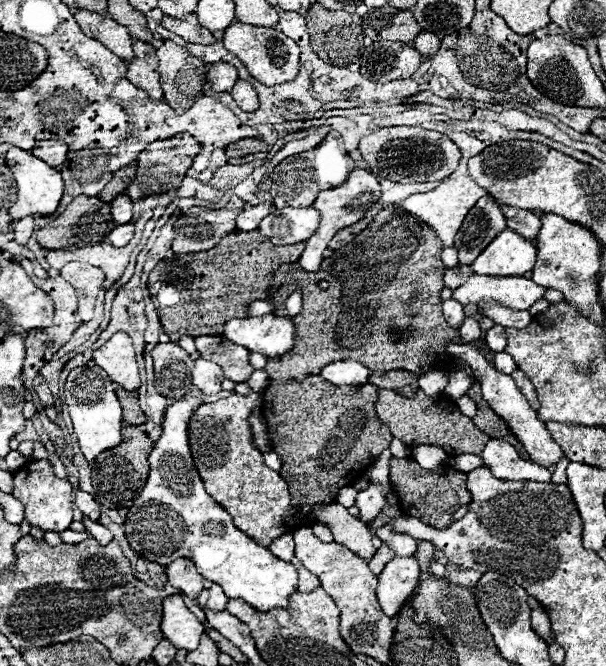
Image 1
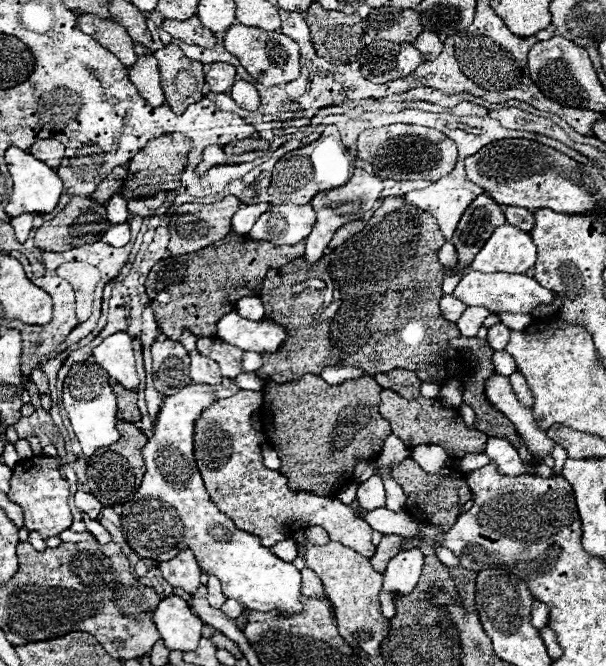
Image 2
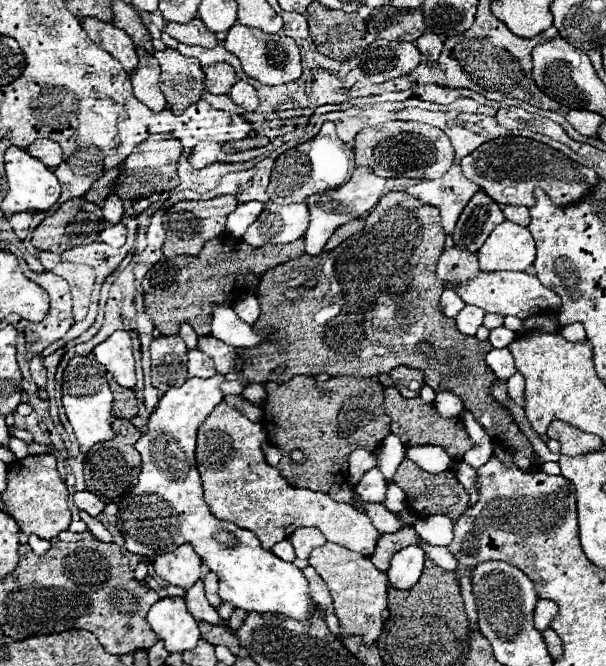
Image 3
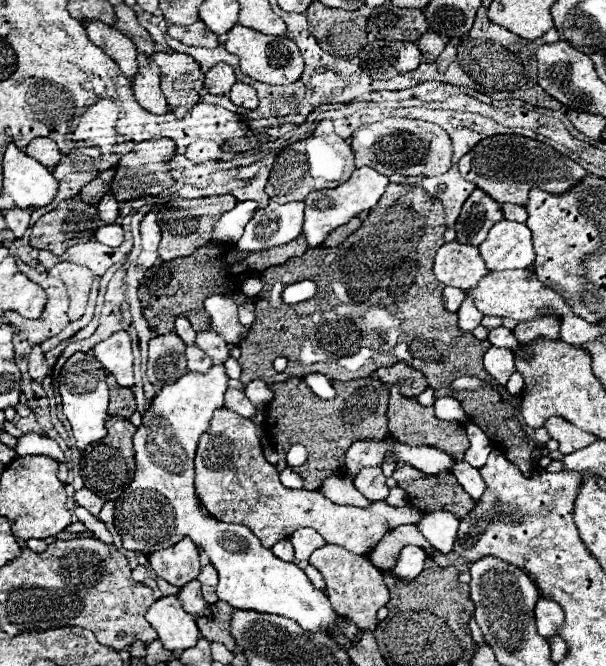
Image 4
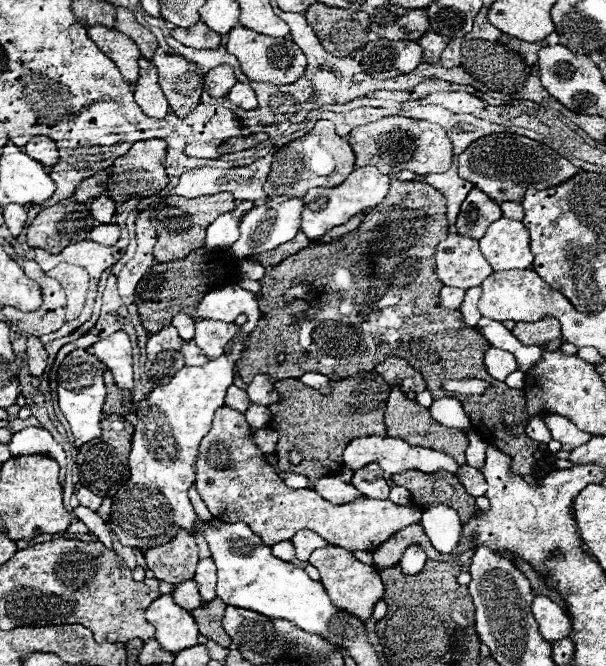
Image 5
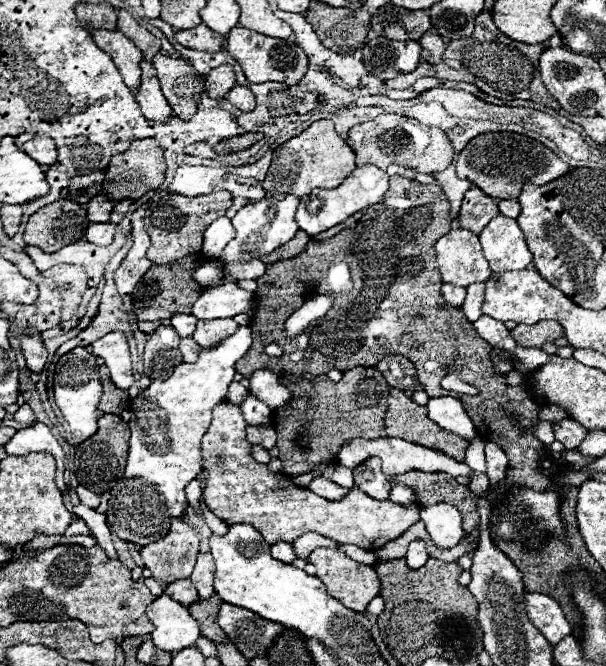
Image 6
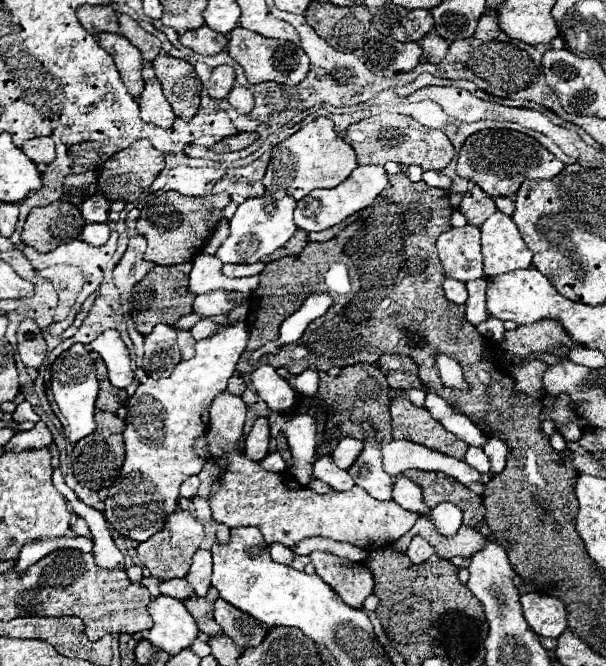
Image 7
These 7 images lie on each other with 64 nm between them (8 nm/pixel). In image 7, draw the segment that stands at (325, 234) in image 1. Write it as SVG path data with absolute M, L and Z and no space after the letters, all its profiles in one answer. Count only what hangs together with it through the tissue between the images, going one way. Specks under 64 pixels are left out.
M376 164L358 166L348 176L348 180L344 180L340 186L314 190L306 198L298 200L298 206L294 210L294 222L296 222L296 226L300 230L306 230L306 232L320 232L320 230L332 228L332 226L340 224L342 220L346 220L348 216L372 206L374 200L380 196L380 192L386 186L388 186L388 174L386 174L386 170L382 166L376 166Z

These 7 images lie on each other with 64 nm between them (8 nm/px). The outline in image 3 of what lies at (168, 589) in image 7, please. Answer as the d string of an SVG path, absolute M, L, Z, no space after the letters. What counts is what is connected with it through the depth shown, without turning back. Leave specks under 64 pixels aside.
M198 580L184 596L188 612L194 614L198 620L208 620L208 624L224 624L224 618L220 618L220 614L216 612L216 608L212 608L204 596L204 584L202 580Z

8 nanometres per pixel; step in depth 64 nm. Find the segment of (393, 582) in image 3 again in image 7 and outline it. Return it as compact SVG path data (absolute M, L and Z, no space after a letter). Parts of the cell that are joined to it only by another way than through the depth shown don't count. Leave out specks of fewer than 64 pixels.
M420 536L412 538L410 548L408 548L408 552L406 552L406 556L408 556L414 564L420 564L420 562L428 560L432 554L434 554L434 548L432 548L424 538L420 538Z

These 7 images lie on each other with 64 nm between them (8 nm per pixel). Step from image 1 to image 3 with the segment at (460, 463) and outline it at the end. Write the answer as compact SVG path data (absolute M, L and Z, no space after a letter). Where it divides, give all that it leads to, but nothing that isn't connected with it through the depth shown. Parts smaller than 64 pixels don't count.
M468 410L462 412L462 420L464 420L464 424L466 424L466 430L468 430L470 438L472 438L474 444L476 444L470 452L464 454L462 462L468 464L468 466L472 466L472 468L480 468L480 466L484 466L484 464L490 460L490 456L492 456L490 436L478 426L478 422L474 420L474 416L472 416Z

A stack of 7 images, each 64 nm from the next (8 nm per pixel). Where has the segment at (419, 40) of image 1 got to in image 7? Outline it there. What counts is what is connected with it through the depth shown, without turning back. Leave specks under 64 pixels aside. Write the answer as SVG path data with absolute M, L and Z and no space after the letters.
M426 34L420 40L420 46L424 50L422 62L430 62L430 64L438 64L448 52L448 42L436 34Z

